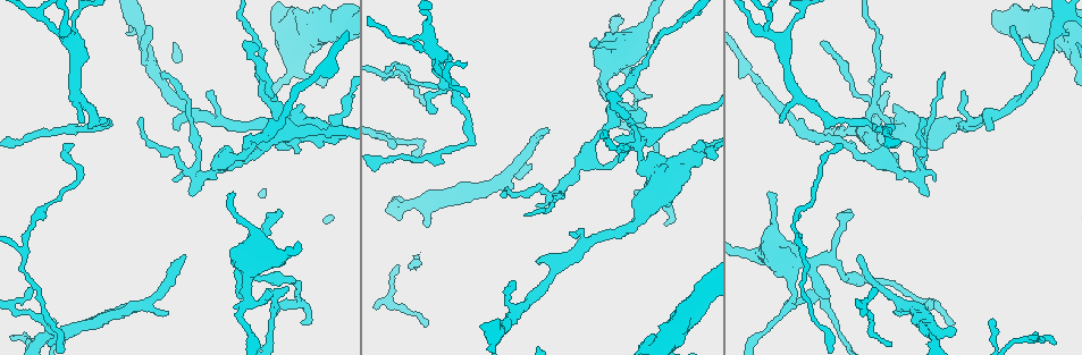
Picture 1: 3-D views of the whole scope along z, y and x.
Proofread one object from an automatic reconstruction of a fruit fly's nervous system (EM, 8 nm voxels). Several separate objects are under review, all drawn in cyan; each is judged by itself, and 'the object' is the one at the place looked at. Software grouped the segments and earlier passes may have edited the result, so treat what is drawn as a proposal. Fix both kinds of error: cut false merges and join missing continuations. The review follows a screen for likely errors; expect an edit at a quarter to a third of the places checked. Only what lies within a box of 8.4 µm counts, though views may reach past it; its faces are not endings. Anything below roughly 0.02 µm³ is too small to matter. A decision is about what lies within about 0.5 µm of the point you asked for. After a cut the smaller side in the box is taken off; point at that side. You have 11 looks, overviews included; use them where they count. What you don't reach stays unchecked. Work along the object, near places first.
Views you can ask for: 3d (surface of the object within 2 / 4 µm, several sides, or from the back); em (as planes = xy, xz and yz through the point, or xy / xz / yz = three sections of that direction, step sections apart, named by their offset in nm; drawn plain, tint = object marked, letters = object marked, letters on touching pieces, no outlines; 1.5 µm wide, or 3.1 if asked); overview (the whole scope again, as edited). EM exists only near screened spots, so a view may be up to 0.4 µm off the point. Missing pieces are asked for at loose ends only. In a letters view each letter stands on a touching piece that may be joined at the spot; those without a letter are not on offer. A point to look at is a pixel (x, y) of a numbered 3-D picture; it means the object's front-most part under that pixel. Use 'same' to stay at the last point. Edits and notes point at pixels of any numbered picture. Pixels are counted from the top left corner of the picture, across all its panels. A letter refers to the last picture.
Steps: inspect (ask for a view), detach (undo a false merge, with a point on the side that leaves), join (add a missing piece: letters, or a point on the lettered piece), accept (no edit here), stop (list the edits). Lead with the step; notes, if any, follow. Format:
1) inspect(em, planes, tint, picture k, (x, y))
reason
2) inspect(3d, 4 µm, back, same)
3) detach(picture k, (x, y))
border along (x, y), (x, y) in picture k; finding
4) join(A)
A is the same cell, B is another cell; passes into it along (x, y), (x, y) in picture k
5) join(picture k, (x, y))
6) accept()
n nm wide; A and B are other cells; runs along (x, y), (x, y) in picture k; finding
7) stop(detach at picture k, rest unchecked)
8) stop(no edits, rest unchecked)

inspect(em, planes, tint, picture 1, (637, 147))
narrows sharply

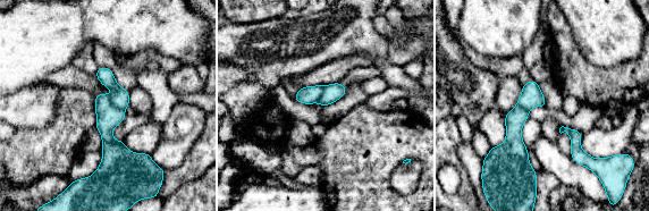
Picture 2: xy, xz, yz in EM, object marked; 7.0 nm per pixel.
inspect(em, planes, letters, same)
what lies round it

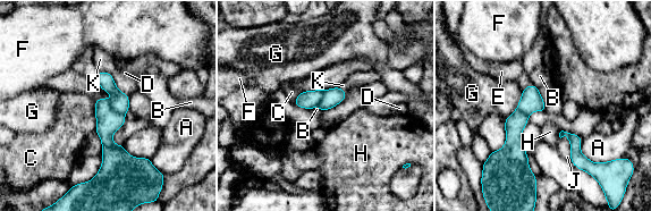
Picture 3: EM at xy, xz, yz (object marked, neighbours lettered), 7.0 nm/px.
accept()
A, B, C, D, E, F, G, H, J and K are other cells; border along (93, 100), (95, 131) in picture 3; all the same cell

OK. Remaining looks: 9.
inspect(3d, 4 µm, picture 1, (850, 211))
tapers out

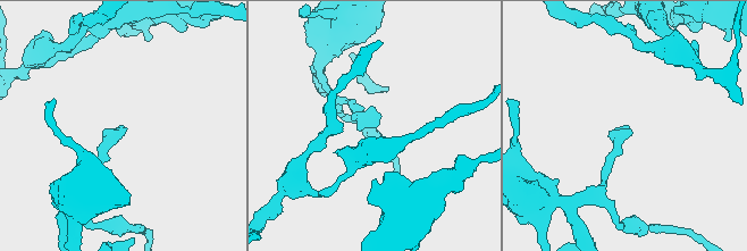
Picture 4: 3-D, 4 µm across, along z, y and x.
inspect(em, xy, step 8, tint, picture 4, (120, 125))
shape alone is not enough

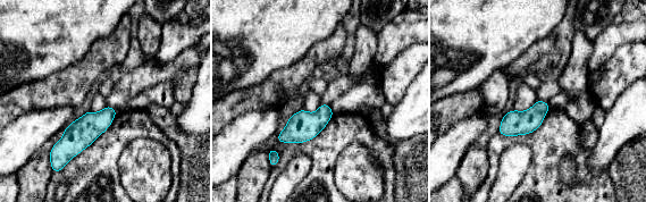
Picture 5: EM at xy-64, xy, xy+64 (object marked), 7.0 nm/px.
inspect(em, planes, letters, same)
another direction

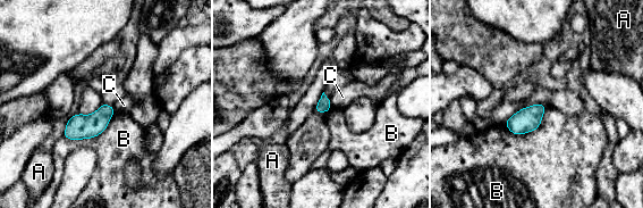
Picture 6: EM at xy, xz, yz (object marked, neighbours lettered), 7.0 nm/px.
accept()
A, B and C are other cells; border along (115, 111), (95, 136), (62, 136) in picture 6; none of them fits

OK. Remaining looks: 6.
inspect(em, yz, step 4, letters, picture 1, (430, 224))
an open end

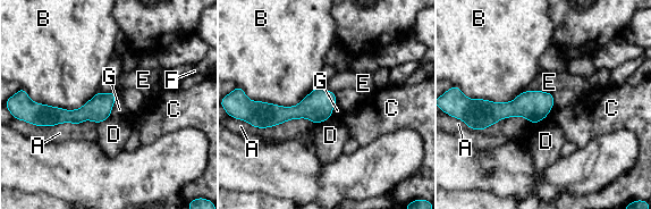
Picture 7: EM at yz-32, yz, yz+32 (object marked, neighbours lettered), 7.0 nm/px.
inspect(em, planes, letters, same)

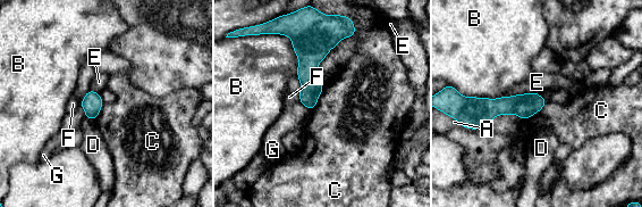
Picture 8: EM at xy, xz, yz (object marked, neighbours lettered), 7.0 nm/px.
accept()
140 nm wide; A, B, C, D, E, F and G are other cells; border along (323, 84), (318, 102), (311, 110) in picture 8; none of them fits

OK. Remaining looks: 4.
inspect(em, yz, step 8, letters, picture 1, (150, 27))
tapers out

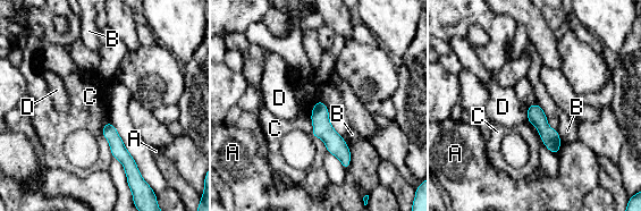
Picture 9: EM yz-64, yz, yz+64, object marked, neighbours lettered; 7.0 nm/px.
inspect(em, xy, step 8, letters, same)
another direction

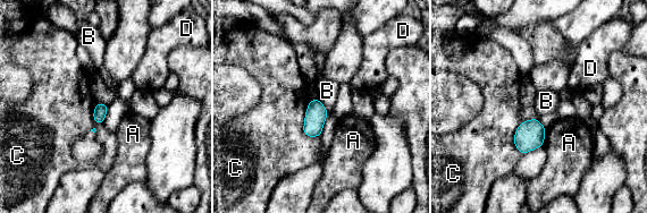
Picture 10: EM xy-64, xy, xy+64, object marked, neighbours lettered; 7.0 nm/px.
accept()
A, B, C and D are other cells; none of them fits

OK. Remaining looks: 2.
stop(no edits, rest unchecked)

